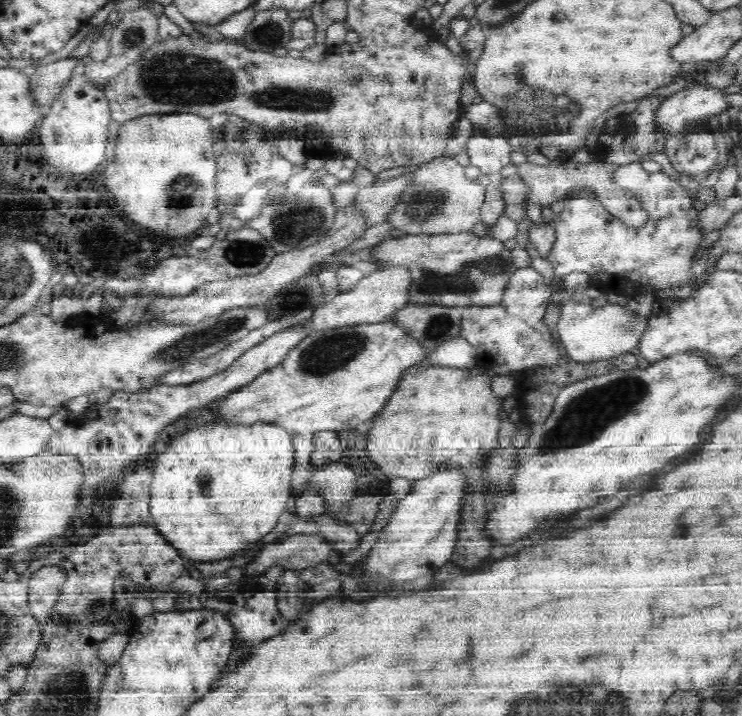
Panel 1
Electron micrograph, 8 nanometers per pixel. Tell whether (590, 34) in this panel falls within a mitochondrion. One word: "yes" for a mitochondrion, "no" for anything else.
no

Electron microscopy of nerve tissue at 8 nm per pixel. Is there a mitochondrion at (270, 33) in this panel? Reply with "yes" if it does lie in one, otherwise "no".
yes

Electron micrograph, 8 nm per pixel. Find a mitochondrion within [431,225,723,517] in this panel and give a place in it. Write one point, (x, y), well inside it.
(586, 416)

